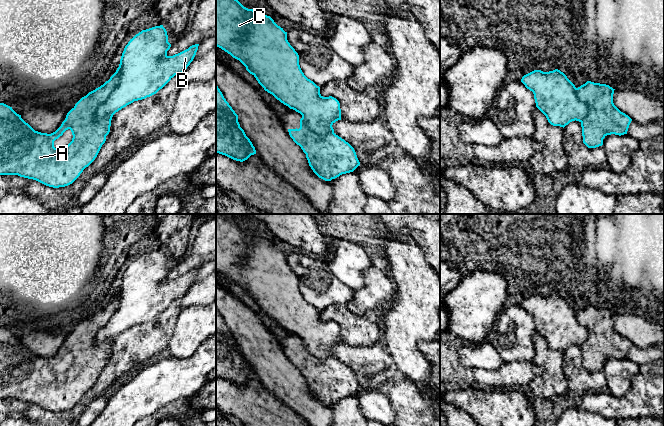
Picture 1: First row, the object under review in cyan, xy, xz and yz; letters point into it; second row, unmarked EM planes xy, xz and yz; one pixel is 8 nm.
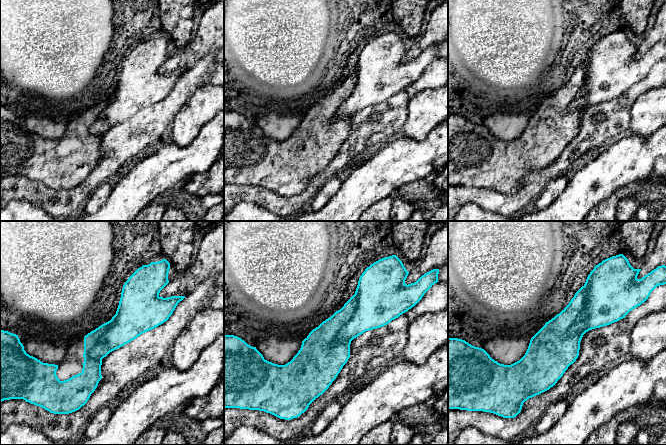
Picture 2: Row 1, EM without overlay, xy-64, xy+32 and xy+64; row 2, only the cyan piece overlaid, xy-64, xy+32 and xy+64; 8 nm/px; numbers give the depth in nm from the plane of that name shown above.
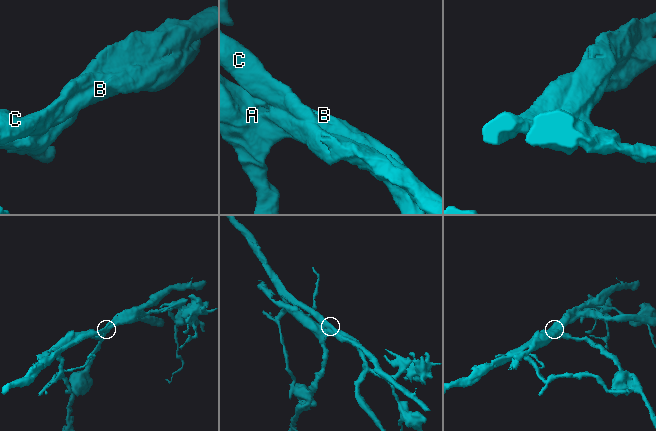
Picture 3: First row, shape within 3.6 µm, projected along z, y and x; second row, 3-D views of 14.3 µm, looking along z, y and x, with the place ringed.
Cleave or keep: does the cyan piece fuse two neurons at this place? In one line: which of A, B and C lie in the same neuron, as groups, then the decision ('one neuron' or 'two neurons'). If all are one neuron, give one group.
A / B C; two neurons

